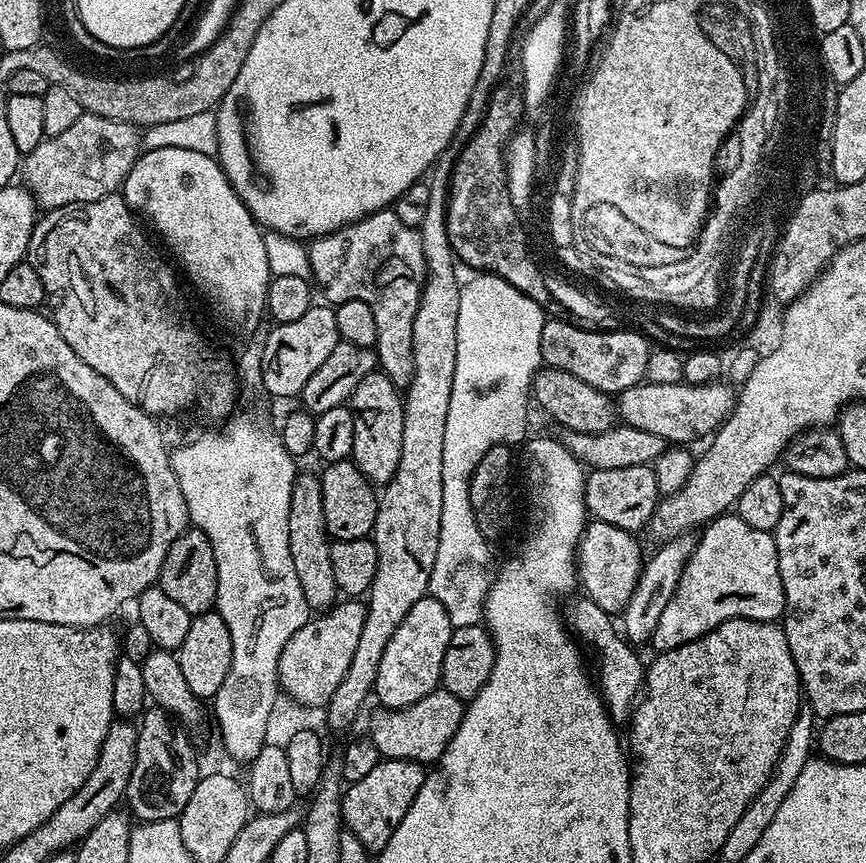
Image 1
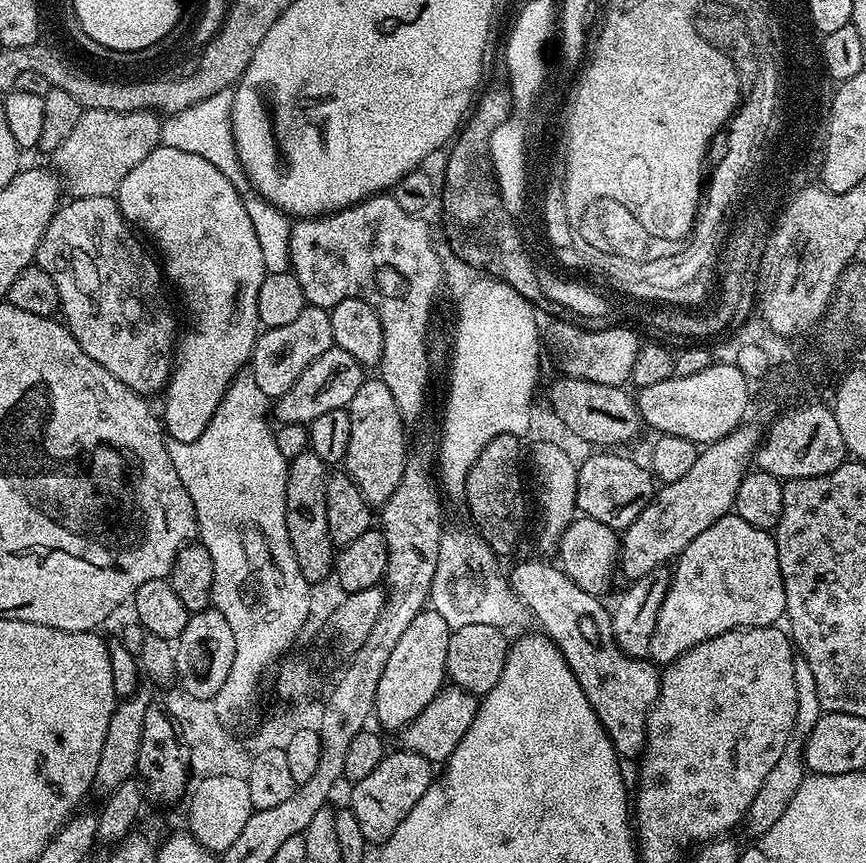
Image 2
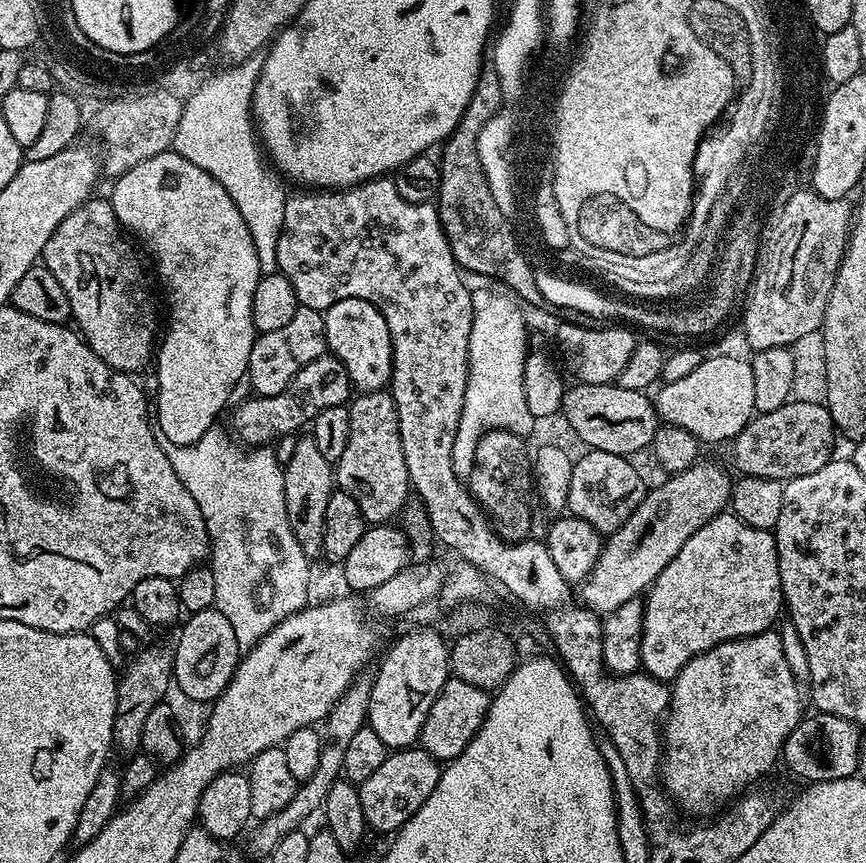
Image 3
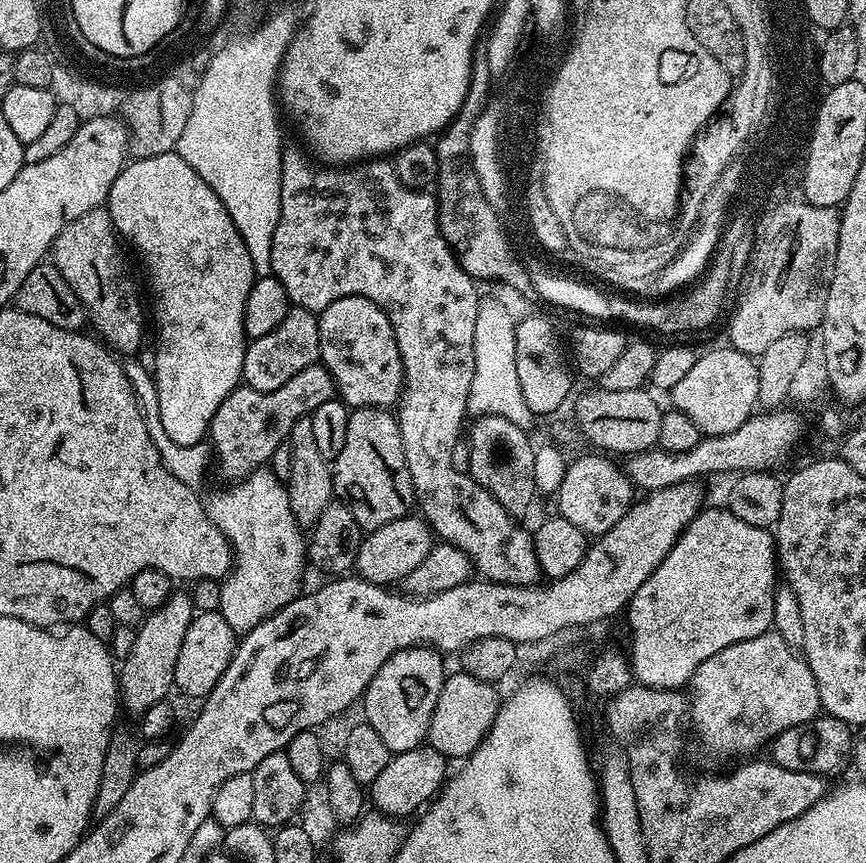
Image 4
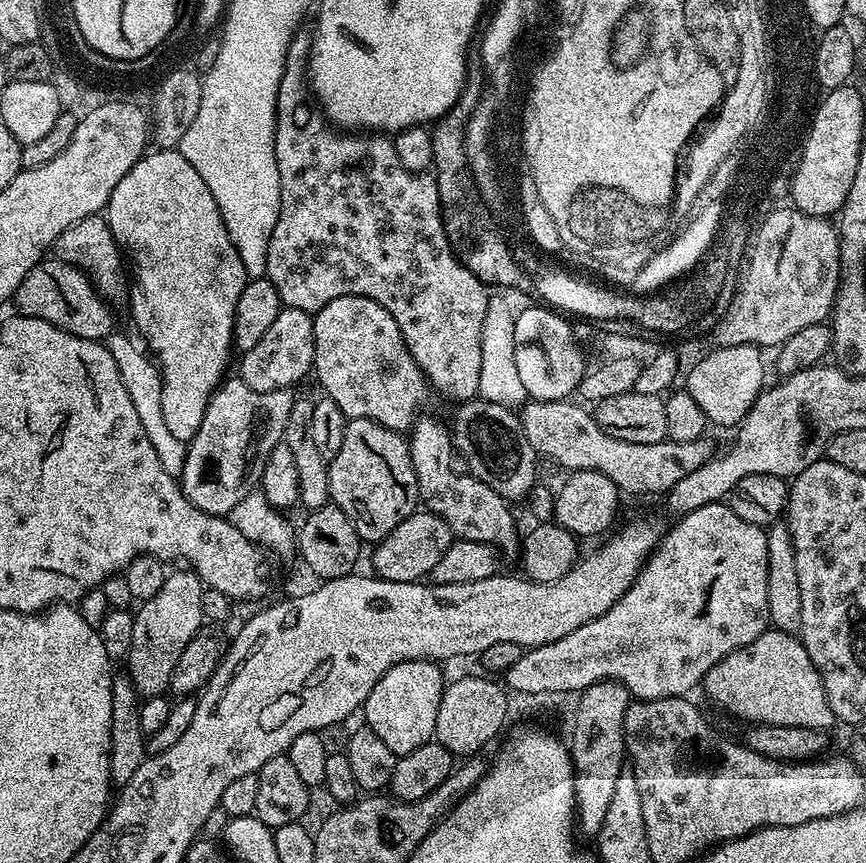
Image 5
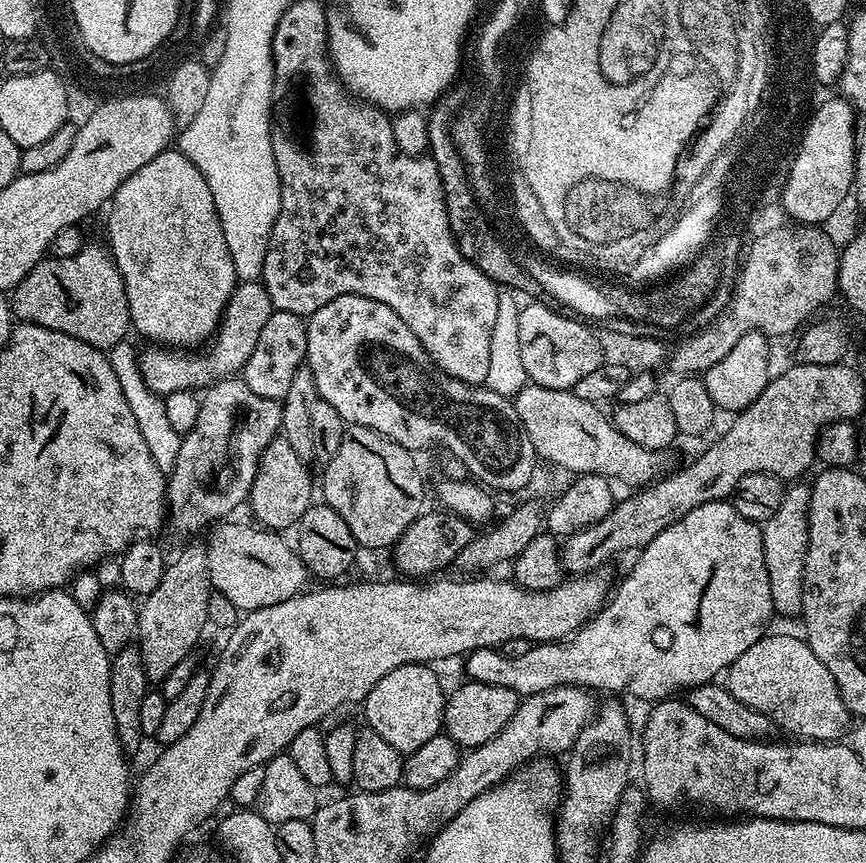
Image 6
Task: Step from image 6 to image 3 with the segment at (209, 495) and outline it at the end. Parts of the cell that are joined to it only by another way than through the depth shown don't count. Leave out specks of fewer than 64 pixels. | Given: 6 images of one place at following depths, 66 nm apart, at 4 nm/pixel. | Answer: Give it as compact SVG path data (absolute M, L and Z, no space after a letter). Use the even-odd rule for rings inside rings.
M325 354L314 358L310 366L302 366L286 390L273 396L253 395L252 400L238 405L236 409L233 407L231 431L241 445L268 446L284 436L299 433L299 428L303 424L304 427L311 425L312 419L322 414L322 410L330 410L330 406L339 404L347 405L353 392L352 379L350 374L346 374L346 366L342 366L336 356Z

